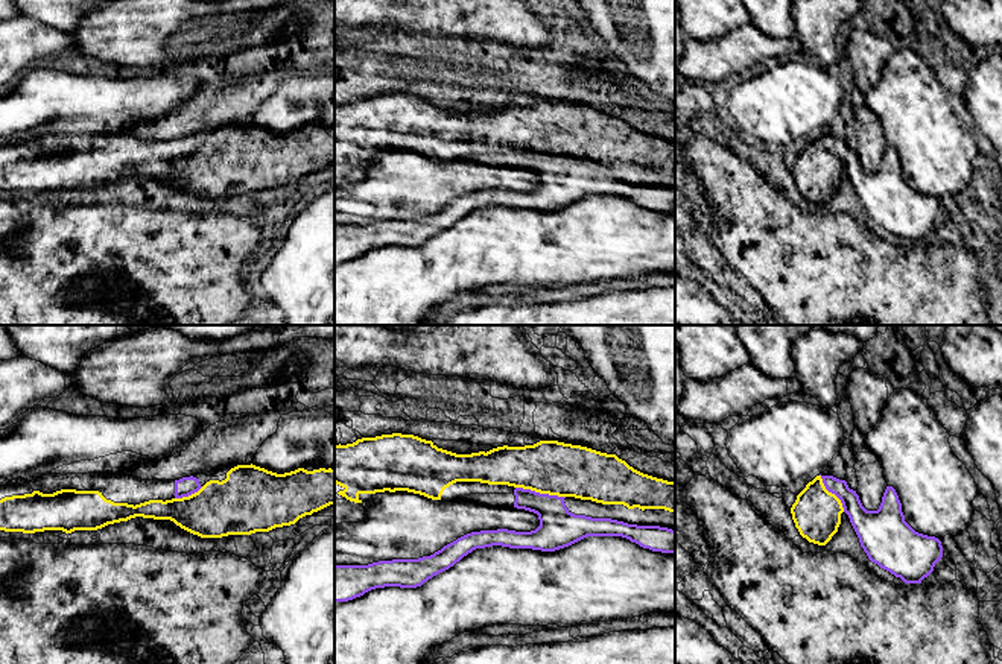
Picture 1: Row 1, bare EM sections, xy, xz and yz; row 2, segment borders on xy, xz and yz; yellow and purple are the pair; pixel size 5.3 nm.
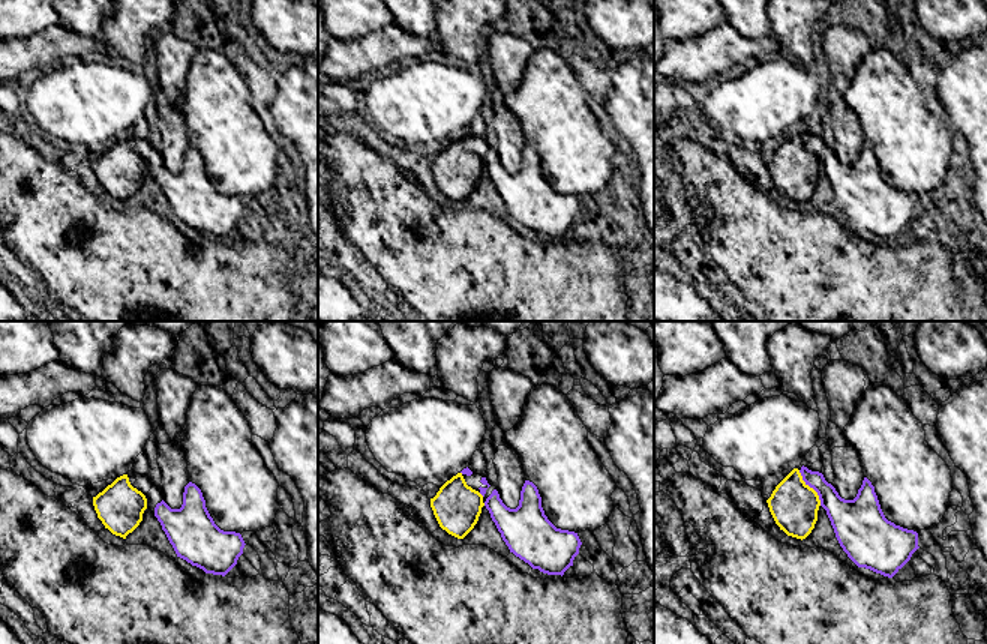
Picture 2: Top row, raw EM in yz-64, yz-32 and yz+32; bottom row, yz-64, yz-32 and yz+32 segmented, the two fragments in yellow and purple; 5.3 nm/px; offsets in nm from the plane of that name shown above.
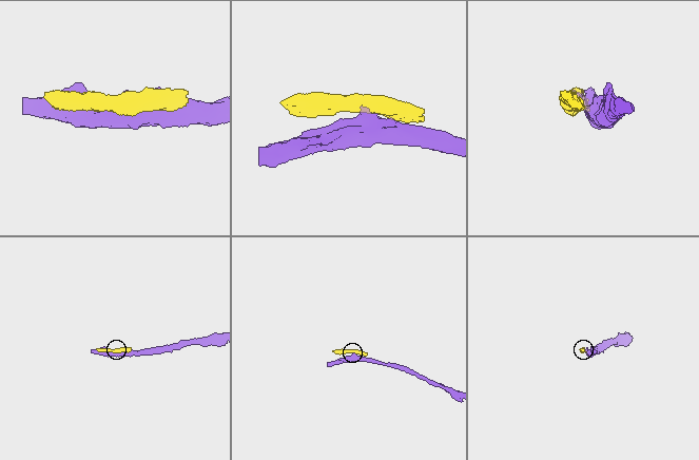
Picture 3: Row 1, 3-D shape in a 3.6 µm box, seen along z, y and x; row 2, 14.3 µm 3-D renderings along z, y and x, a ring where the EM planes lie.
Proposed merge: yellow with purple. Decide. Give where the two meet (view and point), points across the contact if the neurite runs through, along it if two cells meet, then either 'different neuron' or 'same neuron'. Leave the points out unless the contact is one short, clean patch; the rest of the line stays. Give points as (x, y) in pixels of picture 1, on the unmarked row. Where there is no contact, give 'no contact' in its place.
meets yellow in xz at (540, 152); border along xz (516, 146), (564, 157); different neuron

